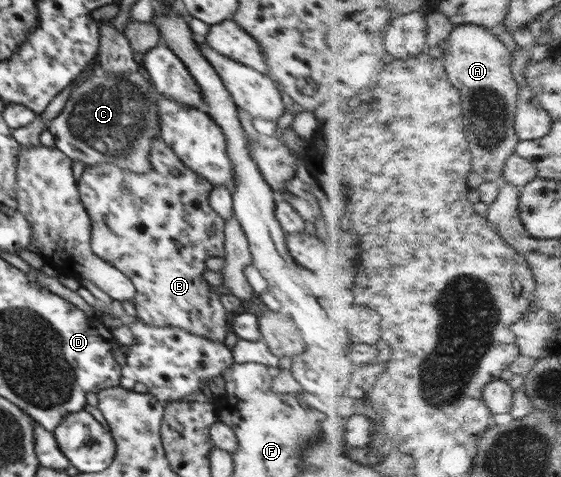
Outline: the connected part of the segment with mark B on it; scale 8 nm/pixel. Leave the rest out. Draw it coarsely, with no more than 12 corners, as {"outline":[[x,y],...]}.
{"outline":[[161,137],[77,188],[140,322],[224,342],[214,187]]}

